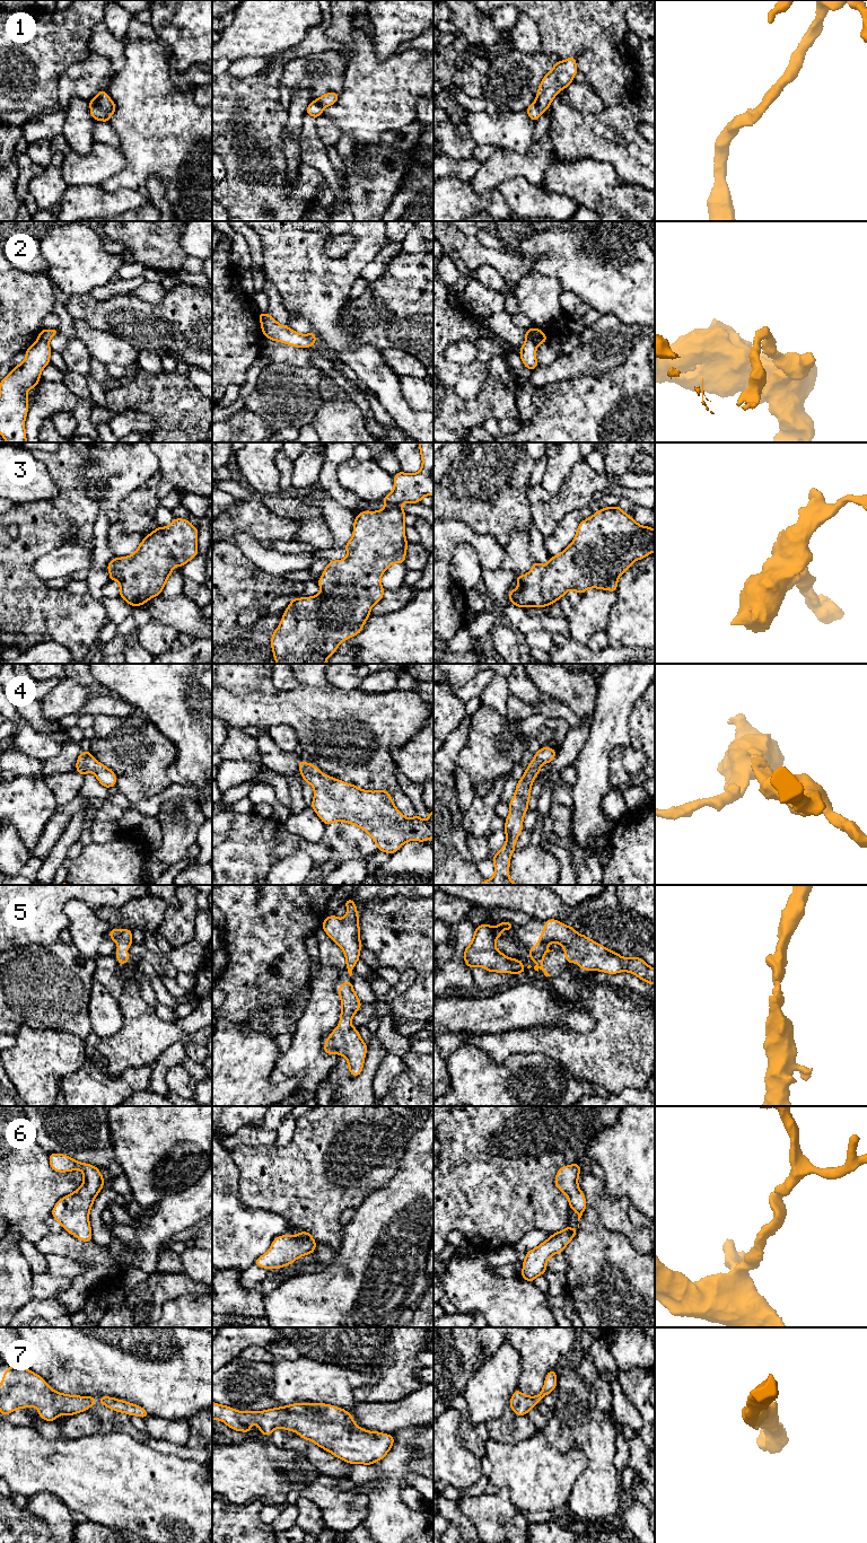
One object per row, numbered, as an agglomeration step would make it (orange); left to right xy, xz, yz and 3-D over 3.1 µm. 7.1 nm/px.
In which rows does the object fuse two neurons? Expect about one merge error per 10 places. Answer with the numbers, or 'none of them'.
2

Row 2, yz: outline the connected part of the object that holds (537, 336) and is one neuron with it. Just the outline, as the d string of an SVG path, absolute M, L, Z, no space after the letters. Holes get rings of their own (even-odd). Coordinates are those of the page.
M532 327L526 331L525 339L532 340L536 345L540 345L549 340L548 336L541 330L535 327Z

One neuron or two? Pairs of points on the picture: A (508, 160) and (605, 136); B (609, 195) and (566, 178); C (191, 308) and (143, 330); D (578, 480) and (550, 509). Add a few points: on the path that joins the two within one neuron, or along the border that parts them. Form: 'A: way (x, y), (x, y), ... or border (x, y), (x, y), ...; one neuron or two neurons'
A: way (532, 158), (552, 139), (581, 136); one neuron
B: way (598, 189), (585, 180), (576, 178); one neuron
C: way (180, 320), (172, 327), (155, 327); one neuron
D: way (574, 488), (558, 503); one neuron

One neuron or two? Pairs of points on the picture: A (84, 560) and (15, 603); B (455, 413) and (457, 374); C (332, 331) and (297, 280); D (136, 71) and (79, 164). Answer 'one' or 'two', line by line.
A: two
B: two
C: one
D: two

